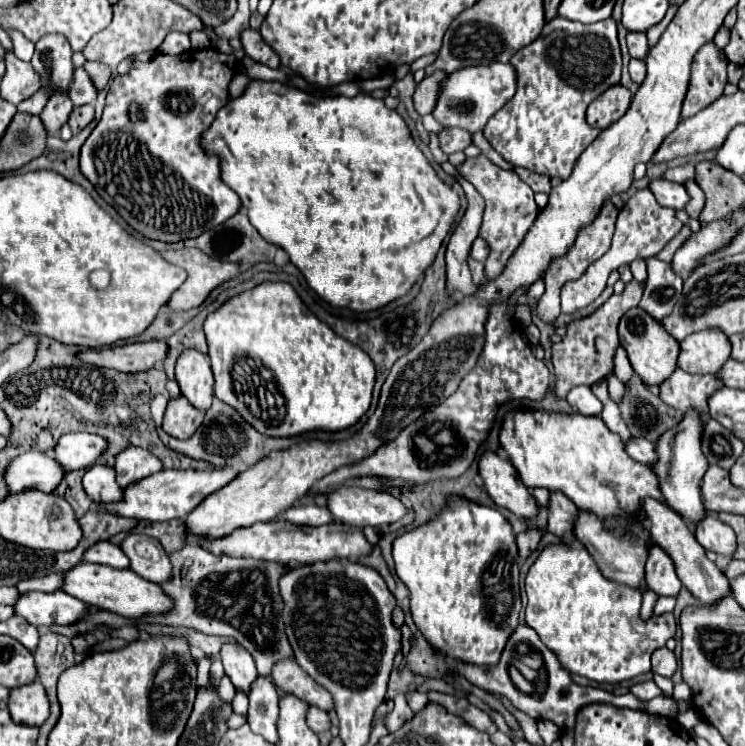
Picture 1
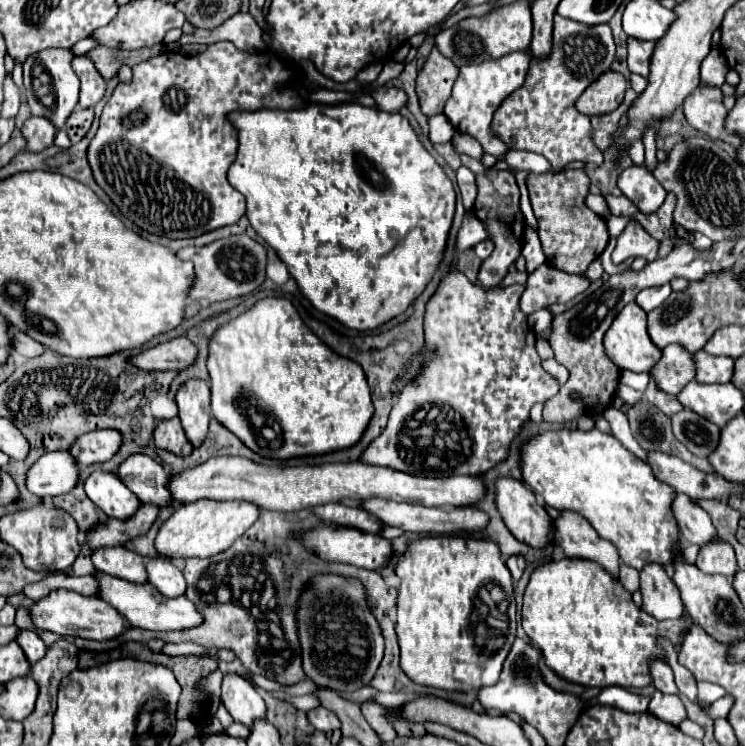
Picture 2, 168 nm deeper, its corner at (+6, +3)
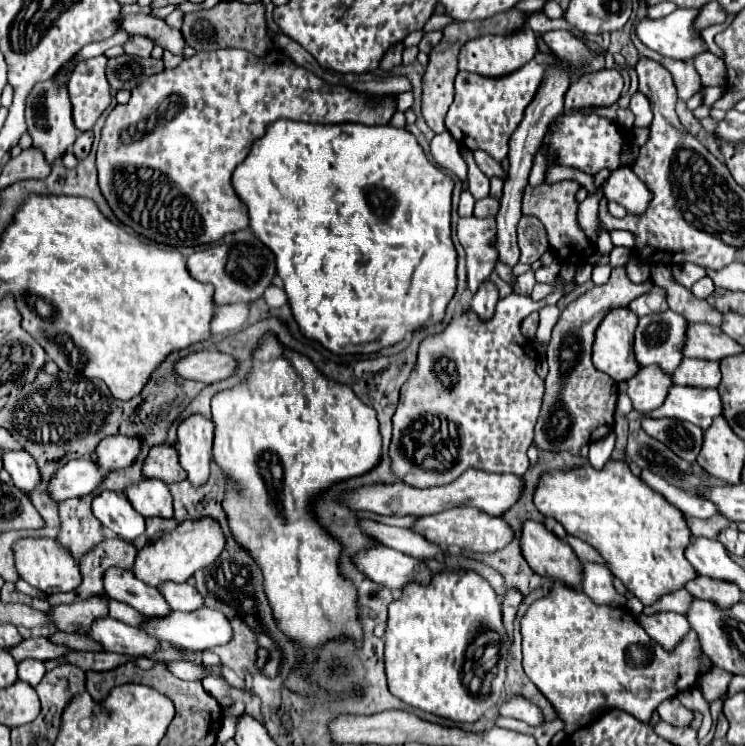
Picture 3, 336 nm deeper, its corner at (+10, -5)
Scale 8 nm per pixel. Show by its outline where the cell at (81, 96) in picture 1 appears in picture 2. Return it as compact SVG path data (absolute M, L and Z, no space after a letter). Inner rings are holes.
M82 54L82 56L76 56L72 60L72 66L74 66L74 72L78 74L78 78L82 82L82 86L80 86L80 106L90 108L90 106L98 104L104 98L106 80L100 76L94 62L88 58L88 54Z

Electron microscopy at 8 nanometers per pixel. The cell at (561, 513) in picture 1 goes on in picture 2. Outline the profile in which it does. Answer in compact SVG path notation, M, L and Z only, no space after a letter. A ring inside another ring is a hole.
M562 512L558 520L554 520L554 540L564 548L564 554L570 558L592 560L604 570L608 570L614 578L618 578L620 558L616 546L612 542L602 540L596 530L584 520L580 514Z

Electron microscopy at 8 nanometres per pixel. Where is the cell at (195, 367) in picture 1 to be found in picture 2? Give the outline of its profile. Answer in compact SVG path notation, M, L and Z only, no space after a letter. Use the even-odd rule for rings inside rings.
M188 380L176 396L178 418L186 432L188 442L196 448L202 446L210 424L210 386L204 380Z

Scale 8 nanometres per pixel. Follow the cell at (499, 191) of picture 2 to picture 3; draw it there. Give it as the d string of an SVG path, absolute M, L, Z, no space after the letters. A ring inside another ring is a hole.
M486 280L480 284L478 292L474 294L472 298L472 310L482 316L482 318L490 318L494 314L494 308L496 308L496 302L498 302L498 288L492 280Z

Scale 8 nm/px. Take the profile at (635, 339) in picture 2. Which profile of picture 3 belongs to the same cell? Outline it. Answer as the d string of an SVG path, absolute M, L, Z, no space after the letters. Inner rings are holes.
M616 308L598 326L594 342L594 366L616 382L630 380L642 366L634 356L634 332L638 316L630 308Z

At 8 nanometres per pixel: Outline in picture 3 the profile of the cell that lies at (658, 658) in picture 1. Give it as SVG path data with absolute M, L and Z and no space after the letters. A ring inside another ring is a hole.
M668 698L658 706L658 714L664 722L674 726L686 726L692 722L692 712L682 706L678 698Z

